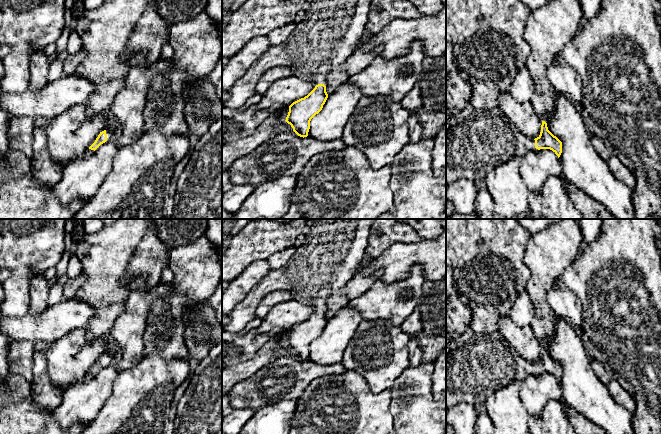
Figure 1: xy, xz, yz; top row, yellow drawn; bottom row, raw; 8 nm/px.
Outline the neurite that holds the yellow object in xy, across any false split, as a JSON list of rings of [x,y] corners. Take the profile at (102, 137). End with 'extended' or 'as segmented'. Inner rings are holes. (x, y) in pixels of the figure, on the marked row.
[[[107,129],[100,132],[95,142],[88,149],[86,149],[80,157],[74,158],[73,160],[82,159],[91,155],[101,144],[105,143],[107,140],[110,140],[114,137],[115,133],[112,129]]]; extended

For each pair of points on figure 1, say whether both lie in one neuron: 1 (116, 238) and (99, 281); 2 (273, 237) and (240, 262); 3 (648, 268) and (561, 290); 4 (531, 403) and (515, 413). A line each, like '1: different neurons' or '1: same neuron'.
1: same neuron
2: same neuron
3: different neurons
4: different neurons

